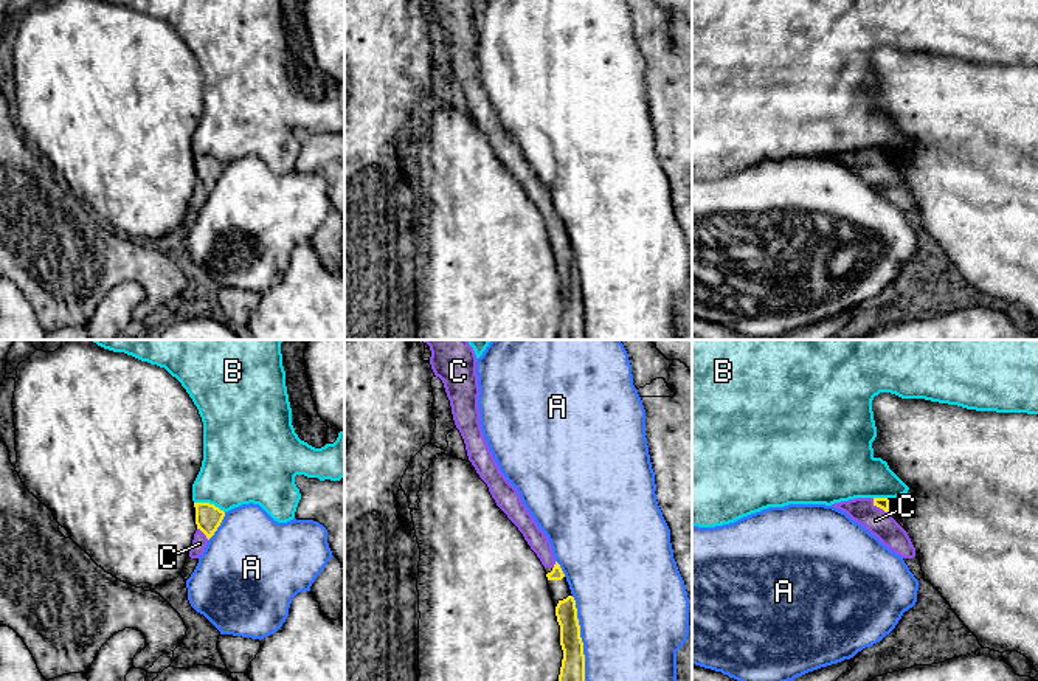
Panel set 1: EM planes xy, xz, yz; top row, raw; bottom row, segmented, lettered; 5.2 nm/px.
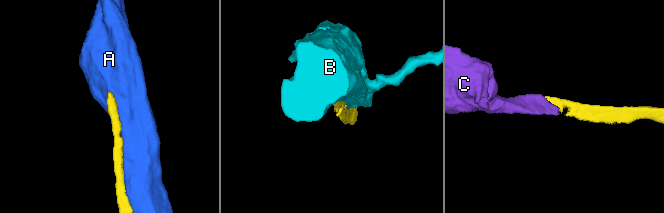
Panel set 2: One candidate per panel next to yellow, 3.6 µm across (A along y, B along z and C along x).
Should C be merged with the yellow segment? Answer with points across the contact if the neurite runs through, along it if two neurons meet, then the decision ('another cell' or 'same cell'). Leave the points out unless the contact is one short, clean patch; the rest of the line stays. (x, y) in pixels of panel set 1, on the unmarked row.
runs through yz (883, 155), (878, 159), (875, 172); same cell

